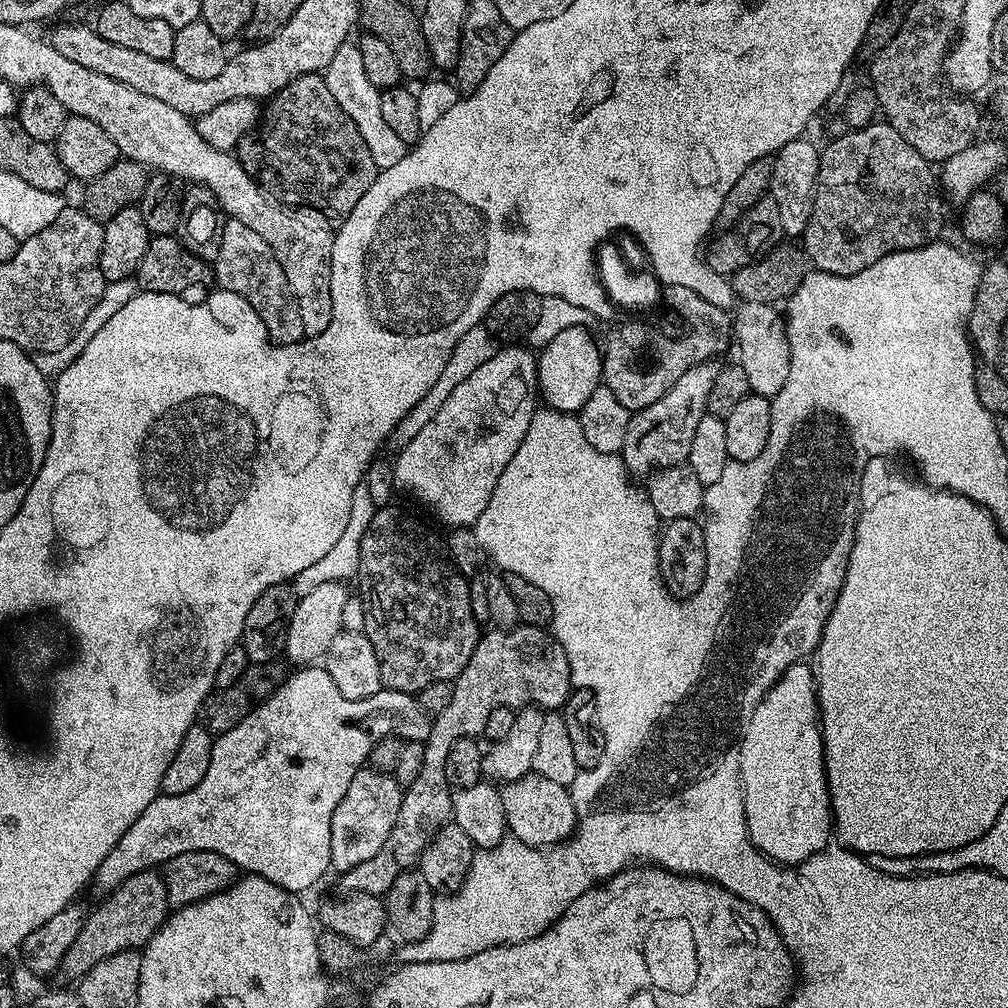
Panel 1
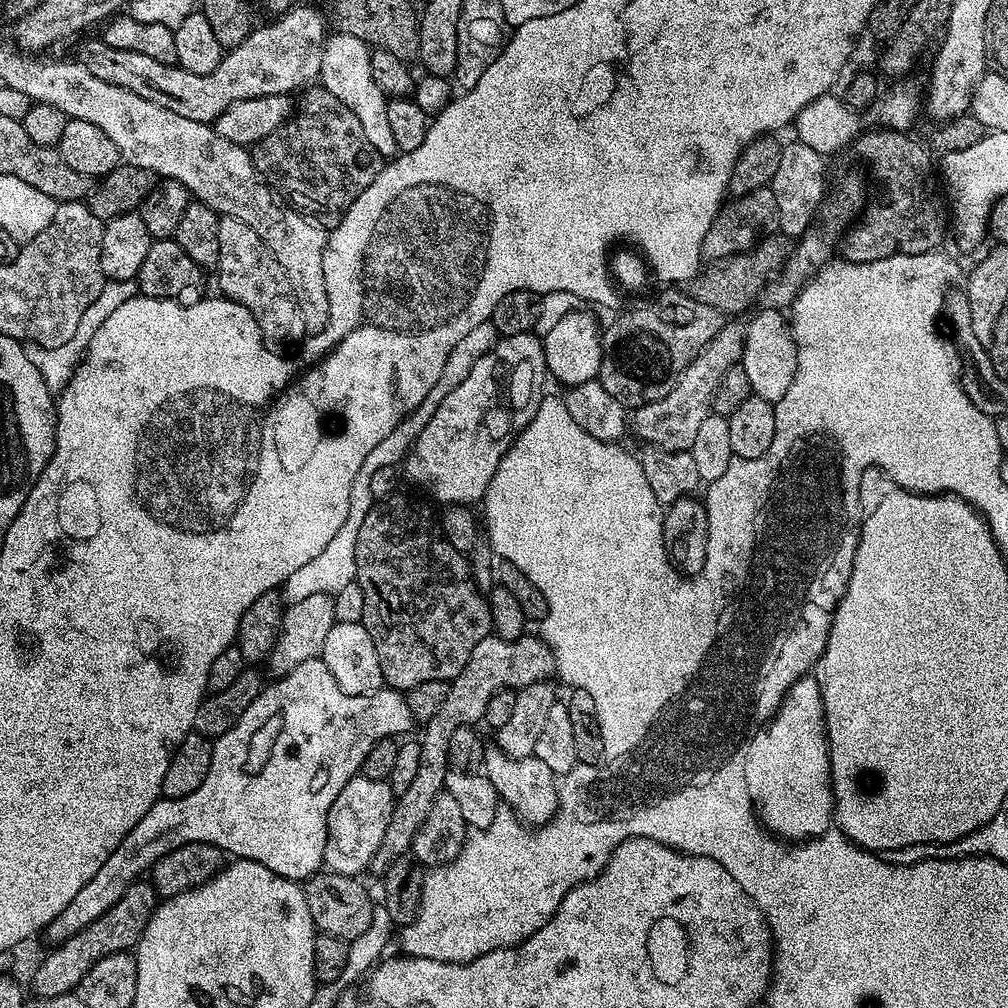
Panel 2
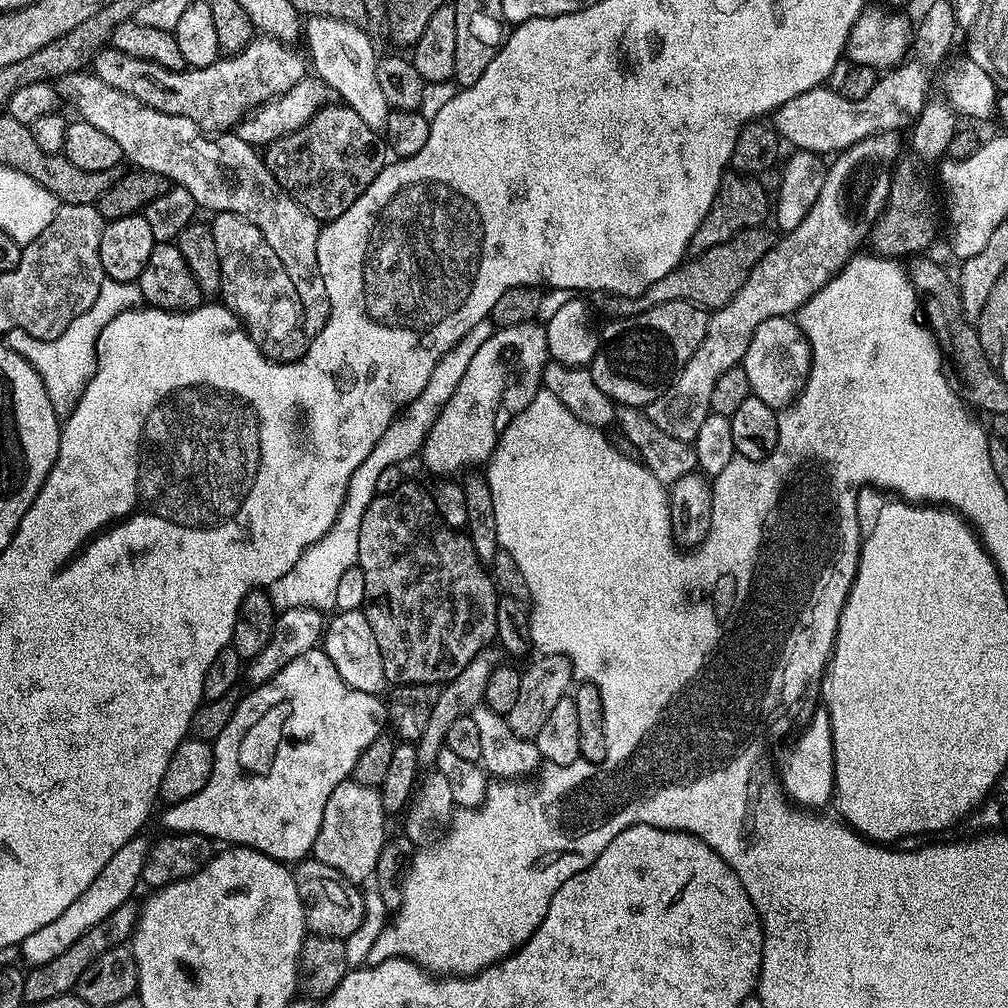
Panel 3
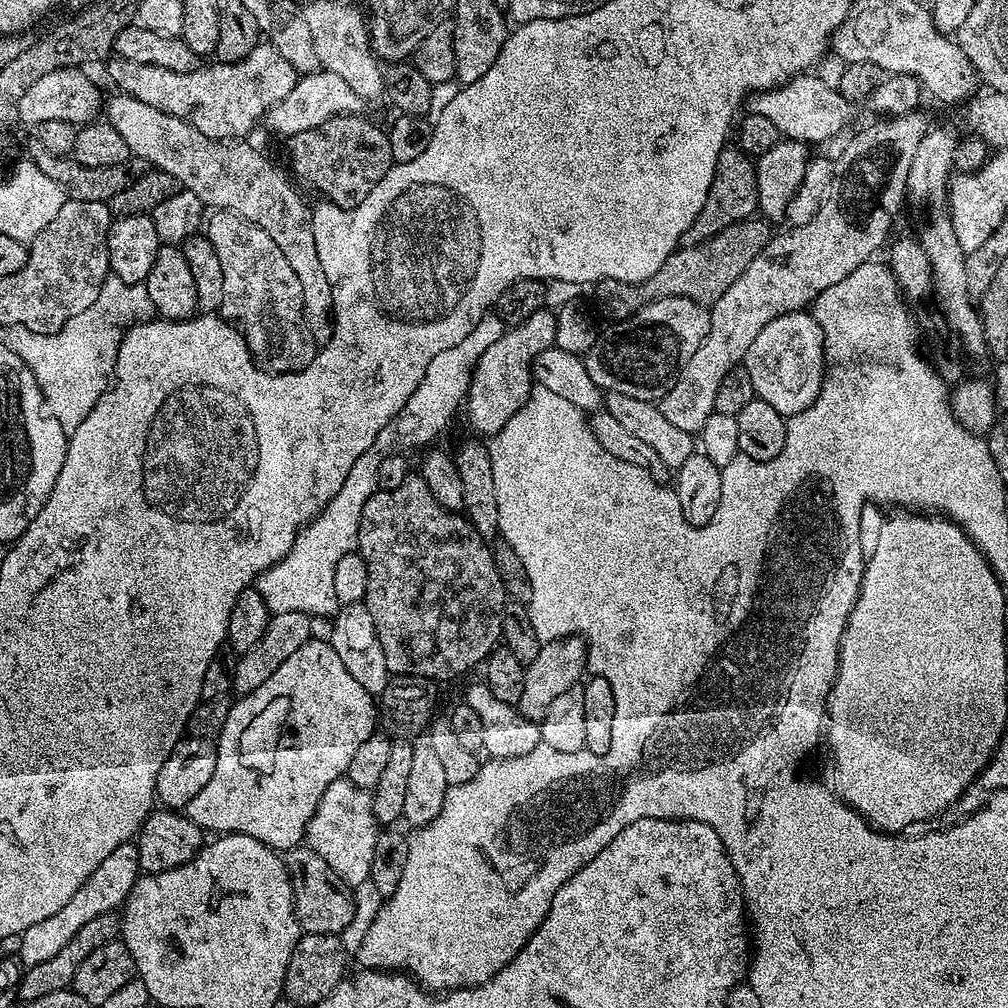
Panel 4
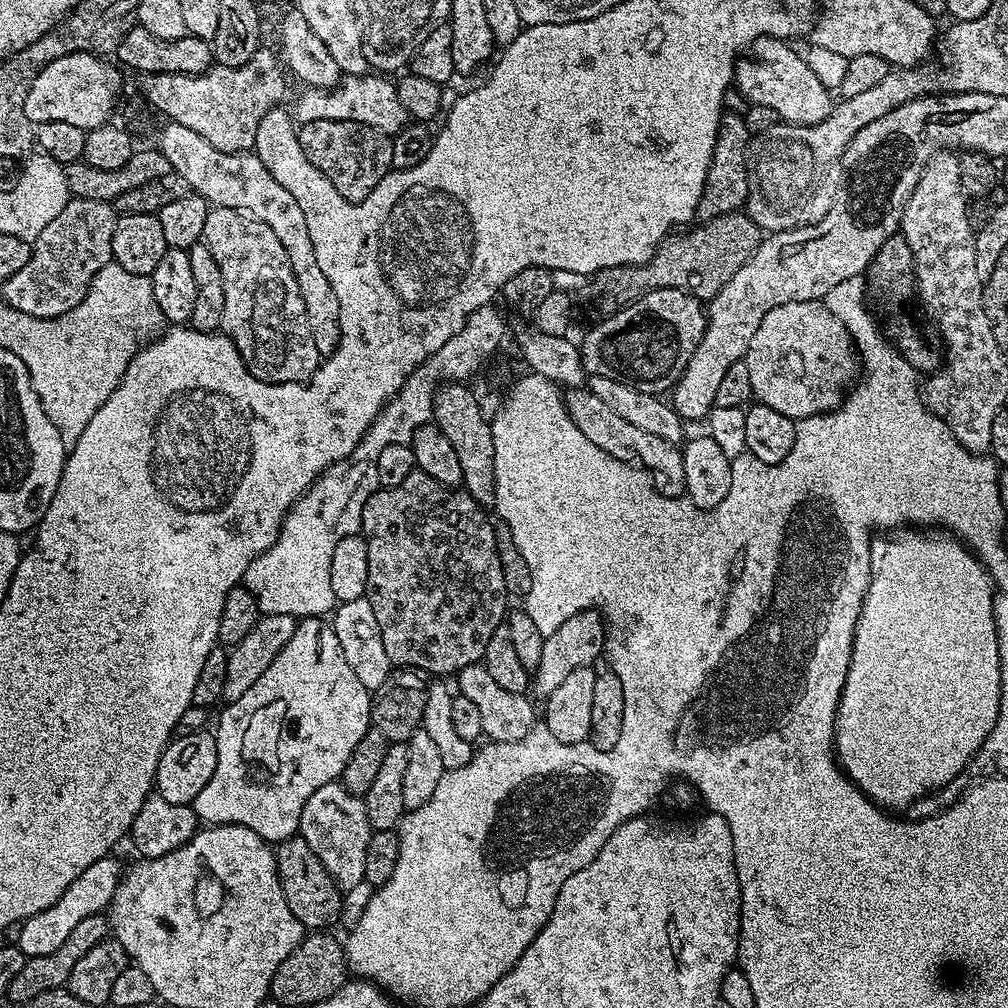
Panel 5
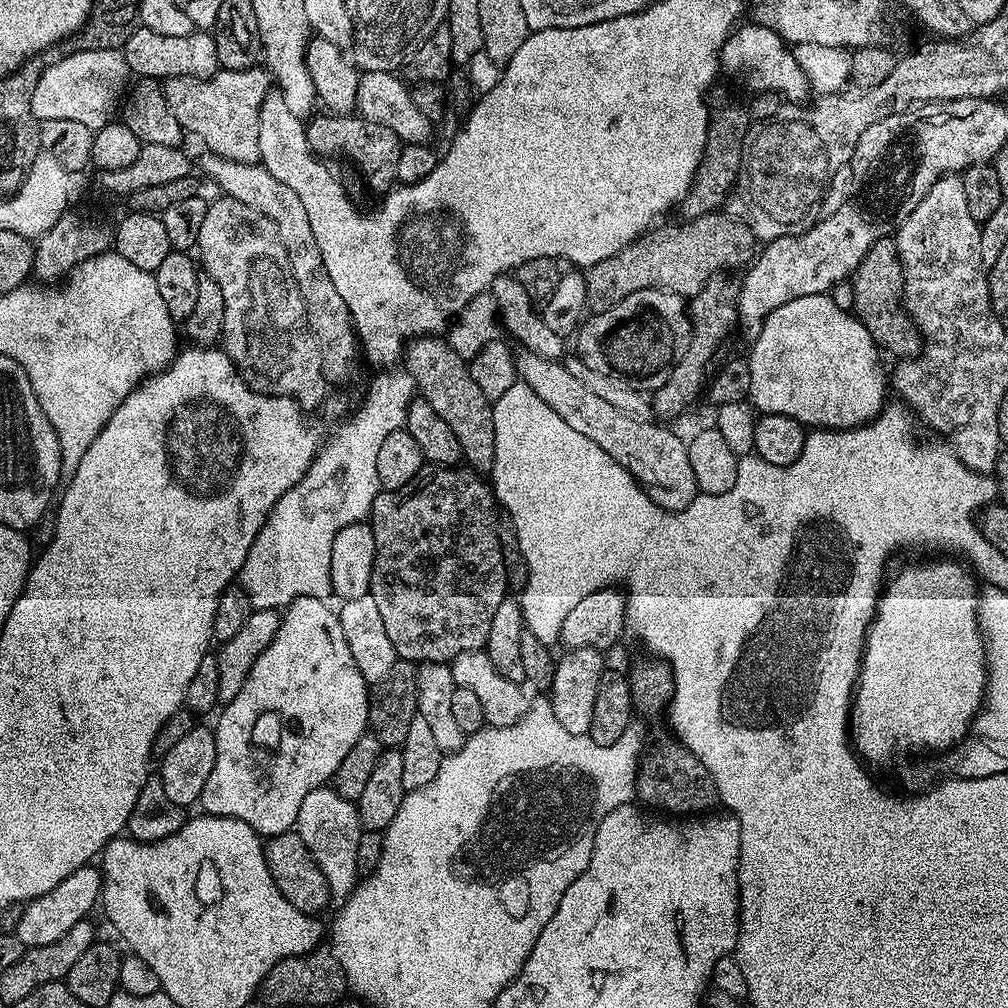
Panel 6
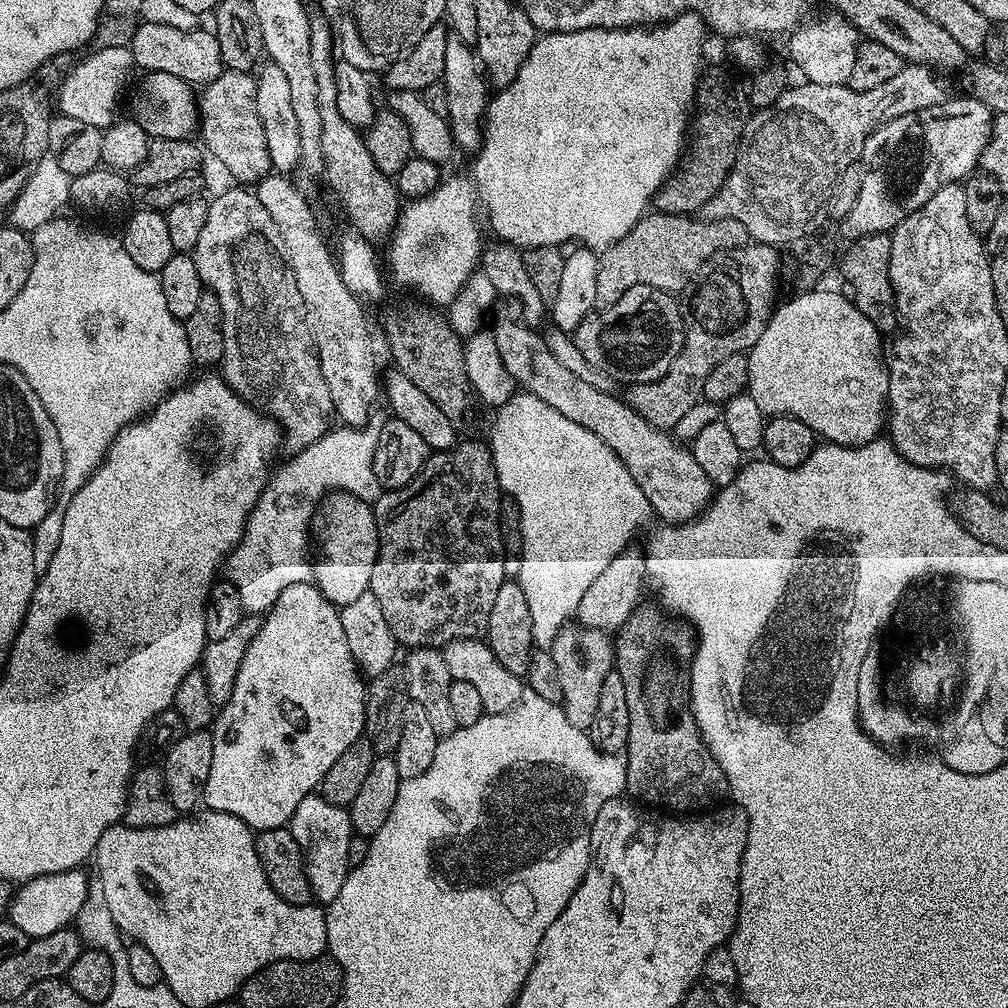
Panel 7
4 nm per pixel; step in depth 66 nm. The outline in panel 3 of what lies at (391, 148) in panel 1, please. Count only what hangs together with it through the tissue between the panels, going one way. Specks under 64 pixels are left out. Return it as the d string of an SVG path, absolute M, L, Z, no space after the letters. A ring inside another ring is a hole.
M309 16L306 20L306 40L310 68L328 88L336 92L341 101L348 105L366 126L377 130L383 129L388 122L389 106L378 87L378 70L376 61L378 51L372 45L373 37L356 24L351 24L329 16ZM312 55L312 60L311 56Z

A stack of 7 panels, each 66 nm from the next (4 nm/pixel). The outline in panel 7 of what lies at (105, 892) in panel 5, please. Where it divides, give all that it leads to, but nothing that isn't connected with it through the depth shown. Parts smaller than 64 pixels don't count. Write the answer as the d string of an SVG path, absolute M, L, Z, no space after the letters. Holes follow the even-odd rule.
M83 867L71 868L65 872L51 872L23 881L12 900L12 924L18 926L18 930L22 930L22 934L26 934L29 940L46 938L46 934L54 934L54 930L69 927L90 895L88 876L84 871Z

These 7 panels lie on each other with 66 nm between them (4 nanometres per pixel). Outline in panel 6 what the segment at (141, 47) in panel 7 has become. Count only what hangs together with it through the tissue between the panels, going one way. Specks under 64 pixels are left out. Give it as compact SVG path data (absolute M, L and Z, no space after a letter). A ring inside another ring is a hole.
M137 26L132 29L130 38L122 46L122 51L131 75L145 80L163 82L186 78L202 81L209 80L214 73L221 71L214 38L204 30L193 30L182 38L174 38L171 34L157 34L154 30Z

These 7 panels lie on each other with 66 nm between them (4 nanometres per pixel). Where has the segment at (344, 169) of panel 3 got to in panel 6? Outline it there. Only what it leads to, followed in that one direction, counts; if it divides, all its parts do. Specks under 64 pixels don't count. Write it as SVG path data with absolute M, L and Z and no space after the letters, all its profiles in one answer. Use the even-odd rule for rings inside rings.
M335 114L313 115L307 121L304 133L308 144L317 157L345 156L356 163L358 171L364 175L364 180L374 191L384 194L397 183L396 171L398 170L398 158L402 141L386 126L378 122L365 120L359 114L337 116Z

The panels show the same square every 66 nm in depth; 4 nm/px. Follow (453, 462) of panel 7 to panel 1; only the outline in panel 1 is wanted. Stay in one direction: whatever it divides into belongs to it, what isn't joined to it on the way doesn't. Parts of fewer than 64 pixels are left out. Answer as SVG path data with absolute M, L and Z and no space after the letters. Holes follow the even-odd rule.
M380 506L372 513L372 521L360 543L360 571L358 573L360 589L358 589L358 592L363 599L364 609L366 610L363 633L370 638L370 646L374 646L374 654L378 654L378 674L382 674L383 687L398 690L399 692L418 694L426 686L430 686L434 682L442 682L443 680L451 682L455 680L456 675L466 666L466 662L470 662L470 654L474 654L474 646L478 646L482 635L482 625L475 620L474 613L470 608L469 577L462 575L454 567L441 537L439 540L422 521L415 520L412 516L407 516L402 509L396 507Z

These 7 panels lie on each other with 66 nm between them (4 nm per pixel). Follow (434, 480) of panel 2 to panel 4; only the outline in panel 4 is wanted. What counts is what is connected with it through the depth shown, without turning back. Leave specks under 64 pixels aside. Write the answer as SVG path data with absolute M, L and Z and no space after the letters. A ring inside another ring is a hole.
M543 307L530 314L526 322L505 330L502 338L498 338L498 342L494 342L494 346L490 346L490 350L486 350L482 358L478 358L467 397L462 405L463 415L468 415L468 424L477 432L477 437L497 436L502 426L506 426L506 422L510 422L510 418L514 418L514 414L522 410L534 387L534 358L538 358L542 350L553 347L555 342L556 312Z

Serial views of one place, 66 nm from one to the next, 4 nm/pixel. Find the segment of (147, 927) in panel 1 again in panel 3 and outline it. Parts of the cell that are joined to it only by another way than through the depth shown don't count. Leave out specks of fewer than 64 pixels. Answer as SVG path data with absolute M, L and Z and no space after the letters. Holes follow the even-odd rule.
M122 902L117 908L113 908L112 913L105 916L102 922L98 922L93 928L86 930L86 934L82 934L82 938L78 938L78 942L74 942L74 946L70 946L62 954L58 954L58 958L53 958L50 962L37 968L29 967L24 972L25 1001L31 1005L34 1002L46 1002L46 998L69 995L75 989L78 978L82 978L82 970L86 970L86 966L90 966L90 962L94 962L94 958L106 954L106 950L121 947L131 937L136 928L137 919L137 905L132 905L132 902Z

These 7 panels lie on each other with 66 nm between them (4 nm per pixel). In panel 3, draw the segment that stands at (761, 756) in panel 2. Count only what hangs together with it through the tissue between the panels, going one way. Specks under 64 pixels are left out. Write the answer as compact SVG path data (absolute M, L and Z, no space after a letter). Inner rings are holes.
M820 706L800 732L800 737L788 748L780 764L779 787L793 805L804 810L820 810L834 796L834 750L832 749L832 723L828 709Z

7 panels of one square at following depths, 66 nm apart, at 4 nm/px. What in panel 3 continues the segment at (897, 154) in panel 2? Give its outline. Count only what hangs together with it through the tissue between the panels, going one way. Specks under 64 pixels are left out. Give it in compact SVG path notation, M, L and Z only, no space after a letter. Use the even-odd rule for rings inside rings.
M907 158L901 159L892 178L888 204L876 225L872 227L871 251L885 258L911 258L927 253L928 247L936 240L936 231L939 228L942 228L941 205L936 205L927 182L916 173L915 166Z

